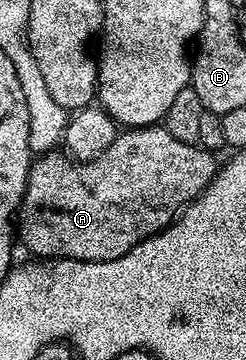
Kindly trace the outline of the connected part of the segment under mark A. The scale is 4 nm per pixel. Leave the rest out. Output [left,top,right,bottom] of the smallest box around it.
[17,126,217,260]

